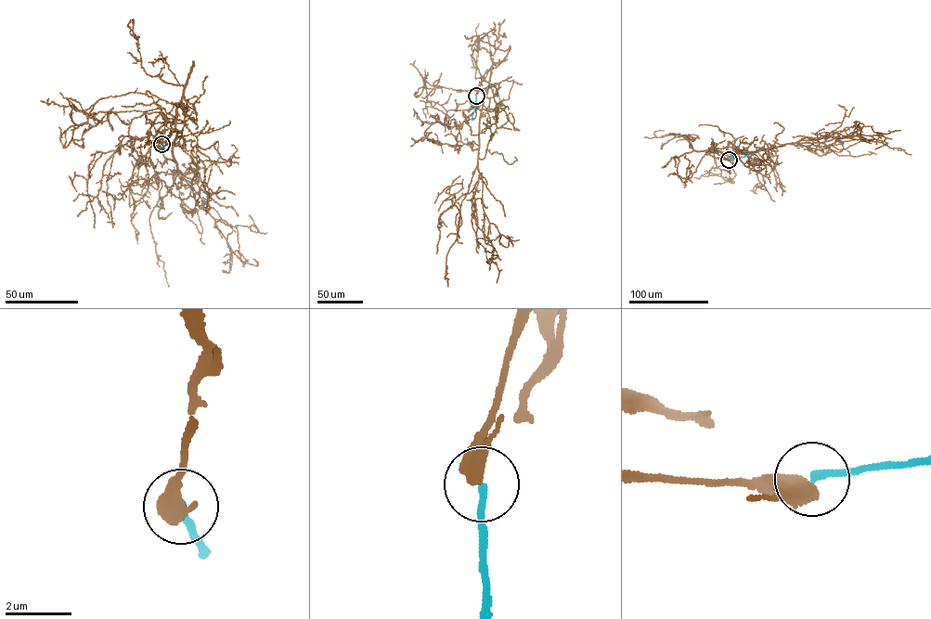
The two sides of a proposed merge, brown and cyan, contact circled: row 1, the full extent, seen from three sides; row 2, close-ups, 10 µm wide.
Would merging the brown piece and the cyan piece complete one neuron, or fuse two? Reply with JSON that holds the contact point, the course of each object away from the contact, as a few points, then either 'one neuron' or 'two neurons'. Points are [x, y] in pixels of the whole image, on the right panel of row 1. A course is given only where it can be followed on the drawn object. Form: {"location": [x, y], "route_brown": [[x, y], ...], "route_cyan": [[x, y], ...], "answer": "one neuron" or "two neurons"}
{"location": [729, 160], "route_brown": [[729, 160], [710, 155], [709, 149], [745, 153], [807, 136], [822, 143], [836, 133], [881, 142], [911, 154]], "route_cyan": [[729, 160], [749, 155]], "answer": "two neurons"}

